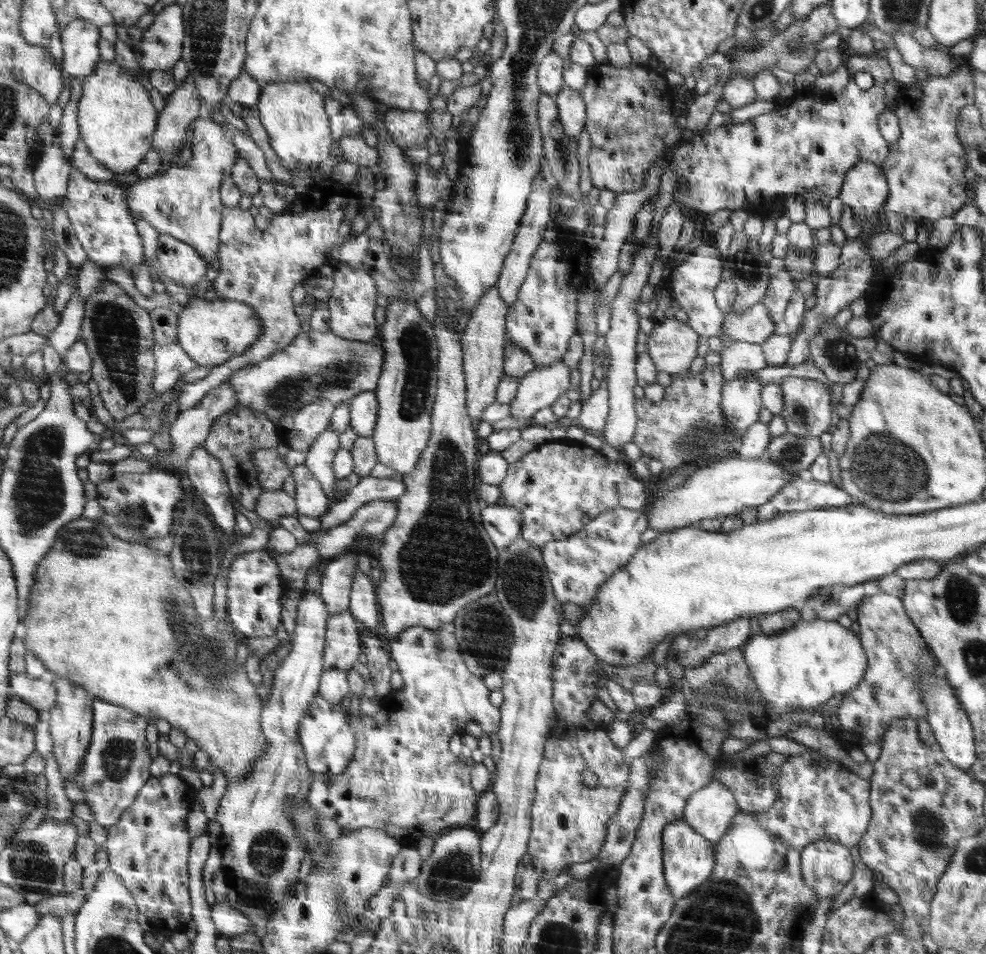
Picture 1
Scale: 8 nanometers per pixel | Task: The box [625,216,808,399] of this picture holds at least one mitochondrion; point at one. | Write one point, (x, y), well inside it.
(747, 270)

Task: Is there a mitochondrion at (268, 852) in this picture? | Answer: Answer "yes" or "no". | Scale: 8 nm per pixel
yes

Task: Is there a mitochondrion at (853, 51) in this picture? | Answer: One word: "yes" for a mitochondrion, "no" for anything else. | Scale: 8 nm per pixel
no

